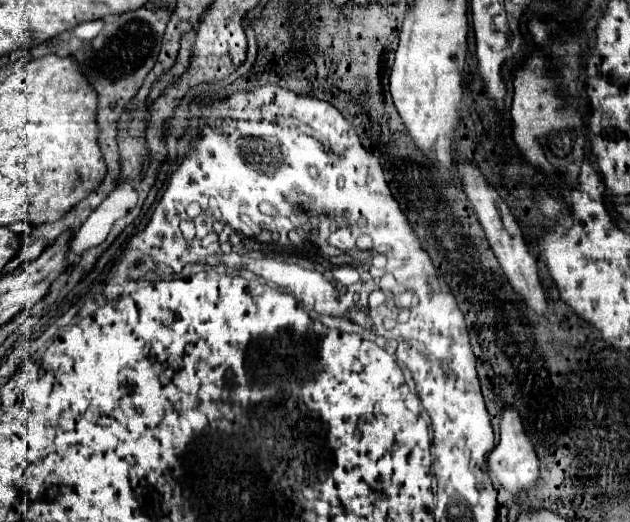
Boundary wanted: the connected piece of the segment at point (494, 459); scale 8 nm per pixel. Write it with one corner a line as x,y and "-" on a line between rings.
504,406
502,408
500,442
488,454
488,470
490,470
490,476
494,480
502,482
502,488
506,488
510,494
518,494
518,492
530,490
536,484
536,478
538,478
538,456
534,452
532,442
524,434
524,426
520,422
520,414
516,414
514,406

